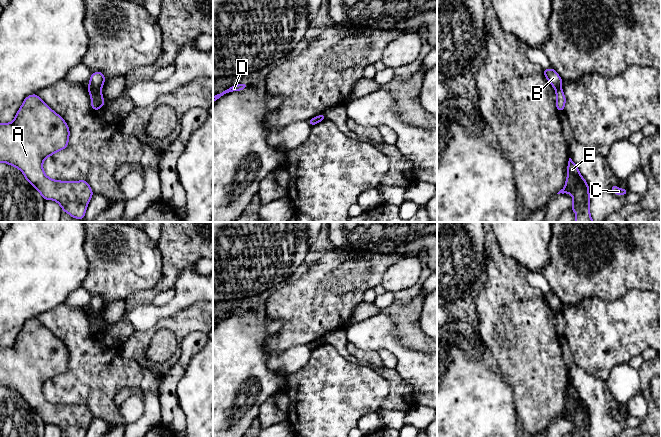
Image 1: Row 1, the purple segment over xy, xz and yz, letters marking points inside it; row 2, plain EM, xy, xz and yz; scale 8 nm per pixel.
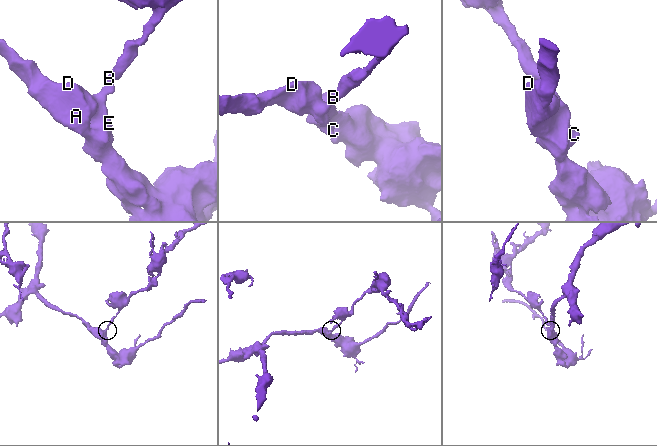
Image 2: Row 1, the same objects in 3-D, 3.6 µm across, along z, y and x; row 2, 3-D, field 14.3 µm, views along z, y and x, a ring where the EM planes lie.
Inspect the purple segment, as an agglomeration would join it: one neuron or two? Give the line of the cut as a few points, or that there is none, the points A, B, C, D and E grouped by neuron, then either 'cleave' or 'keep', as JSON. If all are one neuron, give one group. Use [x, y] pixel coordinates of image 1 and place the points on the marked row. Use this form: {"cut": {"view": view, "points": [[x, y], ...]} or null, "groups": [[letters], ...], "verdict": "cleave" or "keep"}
{"cut": {"view": "xy", "points": [[89, 85], [100, 89]]}, "groups": [["A", "C", "D", "E"], ["B"]], "verdict": "cleave"}

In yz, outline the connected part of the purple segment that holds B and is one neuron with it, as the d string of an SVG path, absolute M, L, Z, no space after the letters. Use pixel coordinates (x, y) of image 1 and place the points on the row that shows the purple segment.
M554 68L543 69L545 78L550 82L553 88L556 90L561 87L563 80Z

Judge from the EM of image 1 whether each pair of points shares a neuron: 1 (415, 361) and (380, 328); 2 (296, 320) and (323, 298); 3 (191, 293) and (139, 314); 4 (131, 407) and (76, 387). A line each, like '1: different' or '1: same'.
1: same
2: same
3: same
4: different

